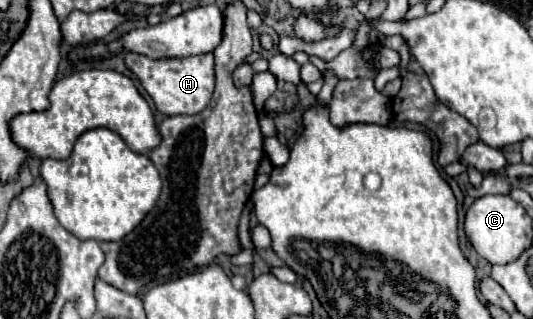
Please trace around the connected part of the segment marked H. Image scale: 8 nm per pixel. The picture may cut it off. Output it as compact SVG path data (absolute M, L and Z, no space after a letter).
M128 51L126 67L140 79L146 93L156 103L156 109L164 115L196 115L206 109L214 91L214 55L192 55L184 59L148 59L144 55Z

